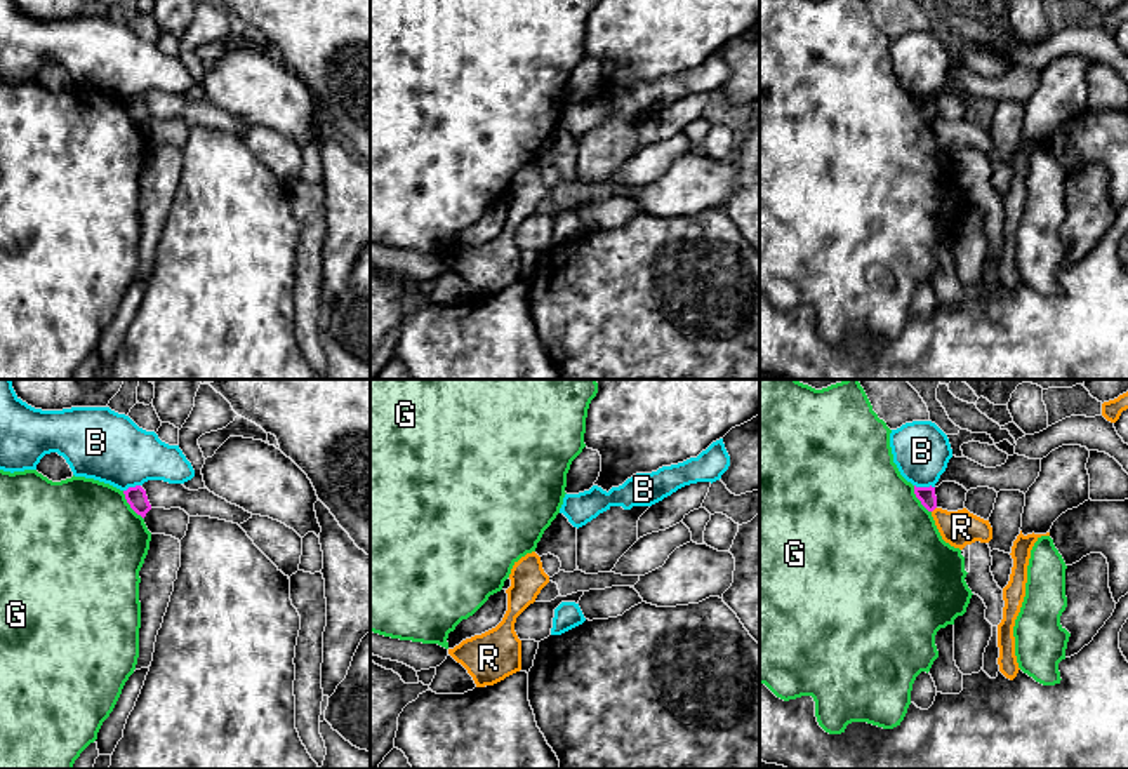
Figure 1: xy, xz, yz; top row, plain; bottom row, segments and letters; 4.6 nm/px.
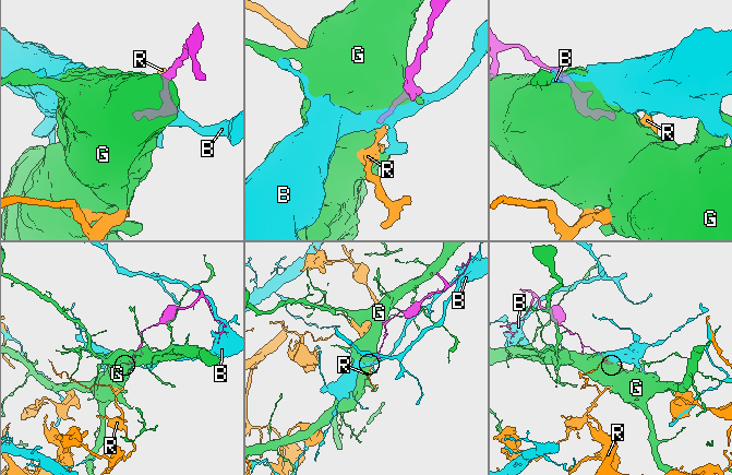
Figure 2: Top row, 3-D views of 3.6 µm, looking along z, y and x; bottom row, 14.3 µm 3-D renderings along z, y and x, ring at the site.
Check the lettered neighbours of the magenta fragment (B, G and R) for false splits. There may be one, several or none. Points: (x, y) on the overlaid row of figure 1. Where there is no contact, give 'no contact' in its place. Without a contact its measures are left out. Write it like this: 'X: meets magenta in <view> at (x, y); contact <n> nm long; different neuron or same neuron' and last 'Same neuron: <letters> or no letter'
B: meets magenta in yz at (925, 488); contact 100 nm long; different neuron
G: meets magenta in xy at (129, 503); contact 170 nm long; different neuron
R: meets magenta in yz at (934, 508); contact 40 nm long; different neuron
Same neuron: no letter

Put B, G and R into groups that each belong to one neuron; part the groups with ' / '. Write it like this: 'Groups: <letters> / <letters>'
Groups: B / G / R

